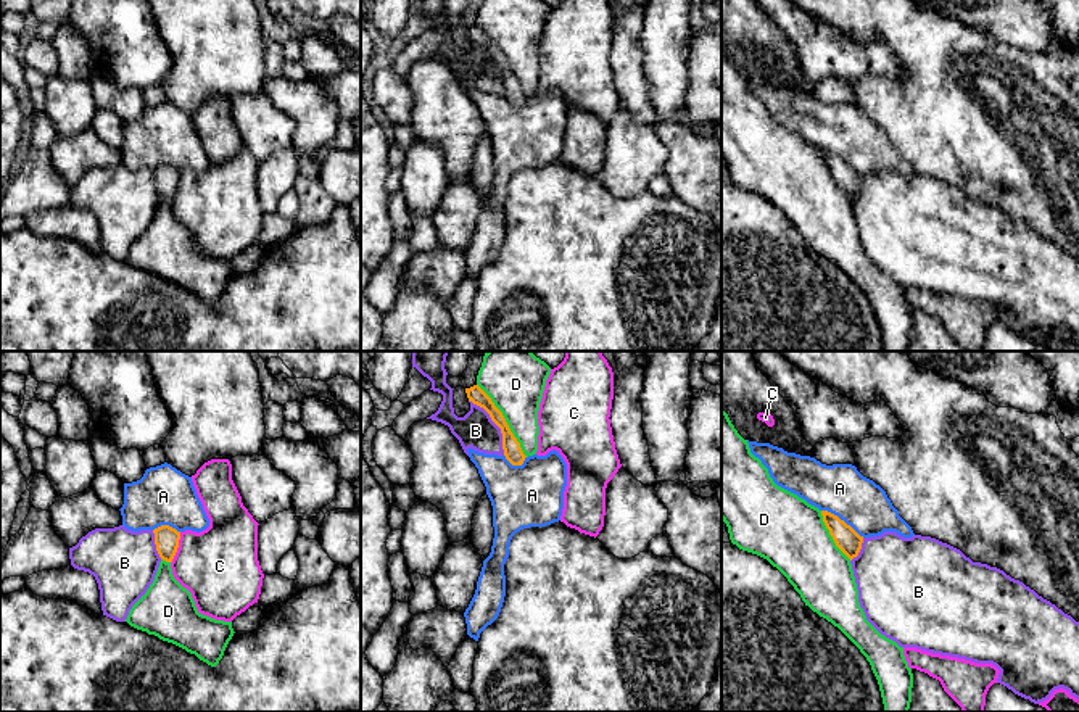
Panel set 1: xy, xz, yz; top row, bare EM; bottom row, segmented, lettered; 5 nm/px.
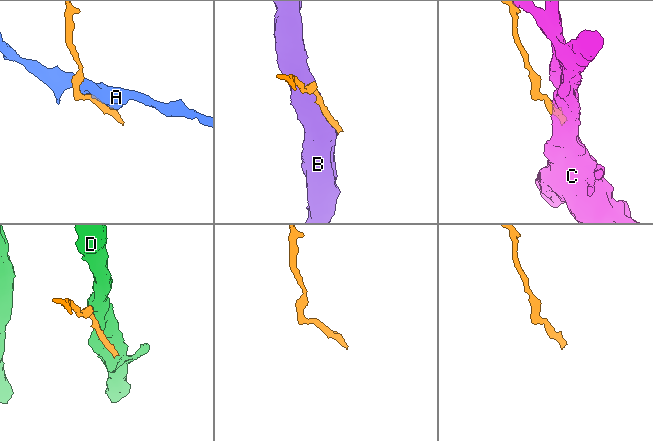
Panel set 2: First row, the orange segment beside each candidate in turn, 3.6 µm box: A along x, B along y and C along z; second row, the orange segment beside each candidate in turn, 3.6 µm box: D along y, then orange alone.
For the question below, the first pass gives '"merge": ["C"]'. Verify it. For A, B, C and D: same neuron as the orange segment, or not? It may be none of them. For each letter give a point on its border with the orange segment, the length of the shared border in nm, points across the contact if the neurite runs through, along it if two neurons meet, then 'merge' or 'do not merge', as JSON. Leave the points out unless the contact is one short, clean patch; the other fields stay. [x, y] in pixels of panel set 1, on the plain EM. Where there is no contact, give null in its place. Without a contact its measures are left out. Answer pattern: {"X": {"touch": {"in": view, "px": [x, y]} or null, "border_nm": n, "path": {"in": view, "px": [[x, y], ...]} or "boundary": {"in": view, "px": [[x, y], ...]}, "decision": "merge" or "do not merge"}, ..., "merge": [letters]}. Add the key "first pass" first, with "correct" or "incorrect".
{"first pass": "incorrect", "A": {"touch": {"in": "yz", "px": [843, 160]}, "border_nm": 260, "decision": "do not merge"}, "B": {"touch": {"in": "xz", "px": [496, 63]}, "border_nm": 340, "decision": "do not merge"}, "C": {"touch": {"in": "xy", "px": [177, 186]}, "border_nm": 170, "decision": "do not merge"}, "D": {"touch": {"in": "xz", "px": [504, 60]}, "border_nm": 440, "decision": "do not merge"}, "merge": []}

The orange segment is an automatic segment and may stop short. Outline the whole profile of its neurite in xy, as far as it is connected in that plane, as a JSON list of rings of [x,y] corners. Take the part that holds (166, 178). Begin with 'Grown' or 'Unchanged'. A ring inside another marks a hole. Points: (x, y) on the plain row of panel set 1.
Unchanged. [[[161,164],[155,168],[153,172],[159,197],[166,201],[172,201],[179,187],[180,171],[169,164]]]

